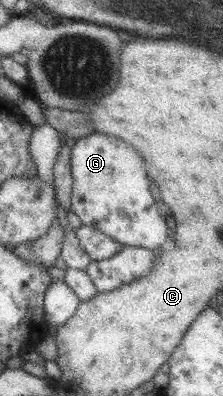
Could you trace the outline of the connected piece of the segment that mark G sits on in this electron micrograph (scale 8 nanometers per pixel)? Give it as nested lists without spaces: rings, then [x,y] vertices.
[[[91,132],[76,139],[70,149],[70,210],[82,225],[95,228],[123,246],[155,250],[168,238],[168,226],[156,212],[142,164],[136,150],[114,136]]]

